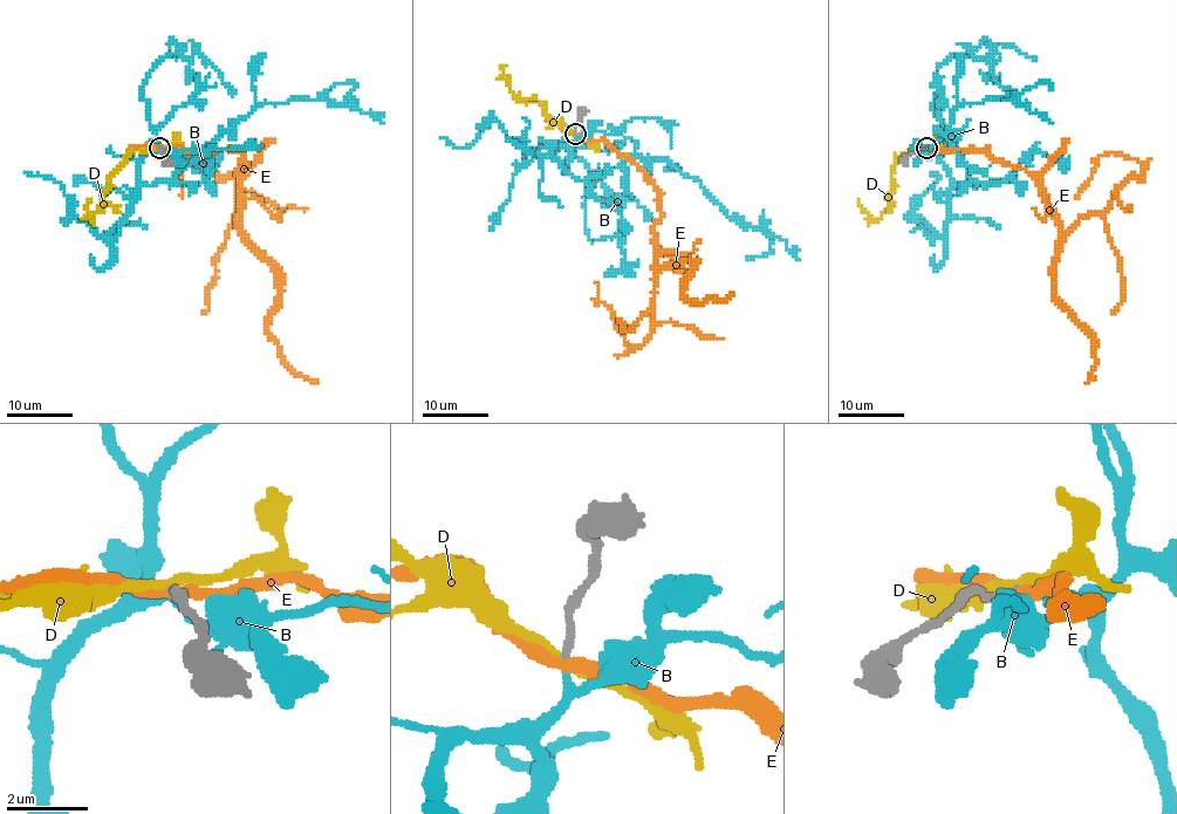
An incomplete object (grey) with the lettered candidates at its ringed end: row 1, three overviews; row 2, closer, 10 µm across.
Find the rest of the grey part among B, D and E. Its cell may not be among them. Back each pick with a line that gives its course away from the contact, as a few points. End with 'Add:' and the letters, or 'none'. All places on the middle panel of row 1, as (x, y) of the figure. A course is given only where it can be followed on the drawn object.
B: via (574, 135), (554, 156), (581, 179), (634, 156), (668, 159), (730, 216), (765, 227), (771, 252), (746, 259)
Add: B

